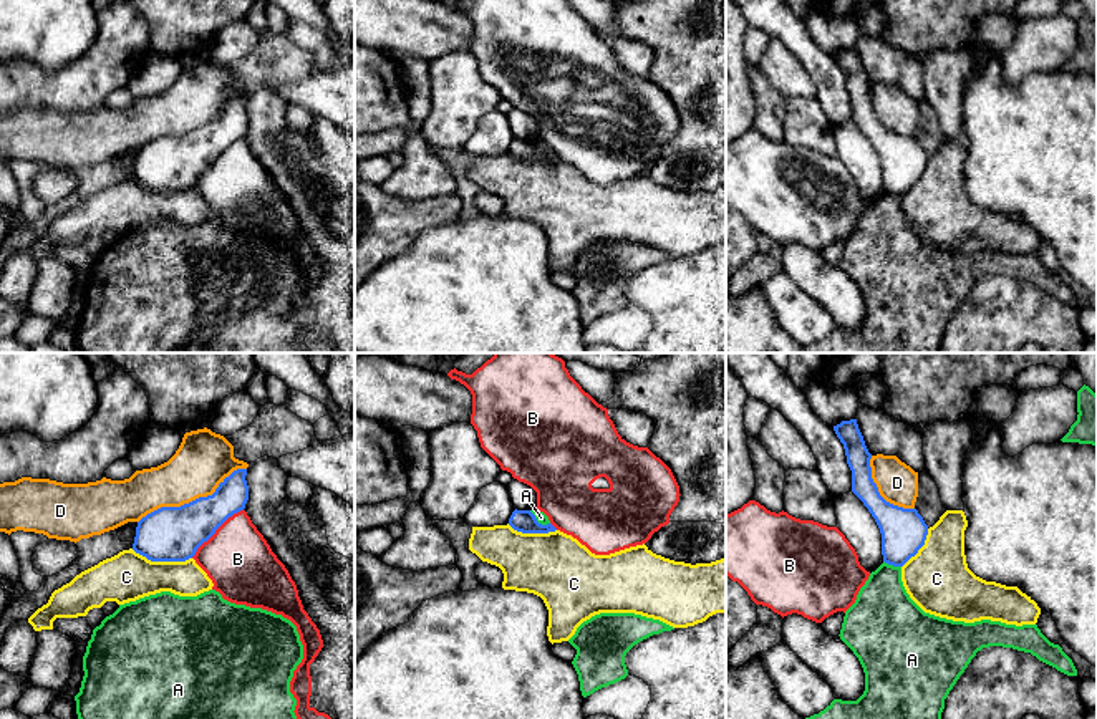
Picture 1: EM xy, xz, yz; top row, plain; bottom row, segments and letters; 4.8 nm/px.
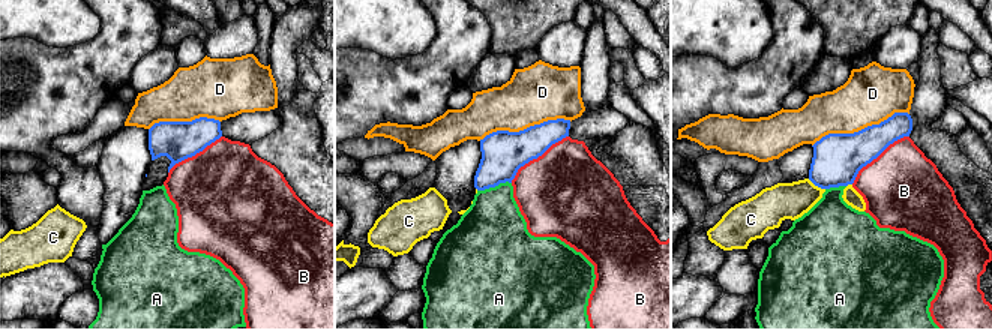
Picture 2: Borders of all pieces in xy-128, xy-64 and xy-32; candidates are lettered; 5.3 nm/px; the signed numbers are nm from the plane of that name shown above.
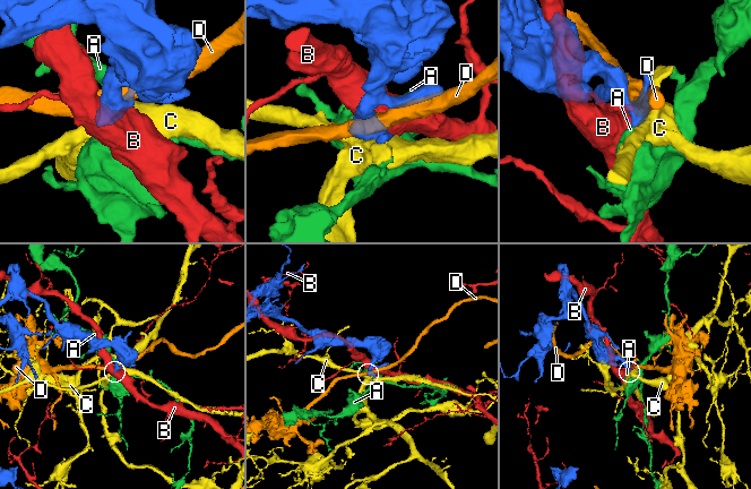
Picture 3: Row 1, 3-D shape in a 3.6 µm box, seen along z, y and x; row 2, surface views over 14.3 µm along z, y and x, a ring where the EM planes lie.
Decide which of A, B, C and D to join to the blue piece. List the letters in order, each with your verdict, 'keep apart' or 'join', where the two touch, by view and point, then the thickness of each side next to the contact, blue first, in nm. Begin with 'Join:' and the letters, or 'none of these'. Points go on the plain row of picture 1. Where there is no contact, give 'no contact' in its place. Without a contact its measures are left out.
Join: none of these
A: keep apart; meets blue in xz at (537, 151); 110 nm thick on the blue side, 50 nm on the other
B: keep apart; meets blue in xy at (216, 158); 280 nm thick on the blue side, 320 nm on the other
C: keep apart; meets blue in xy at (161, 189); 280 nm thick on the blue side, 240 nm on the other
D: keep apart; meets blue in xy at (193, 130); 280 nm thick on the blue side, 280 nm on the other

